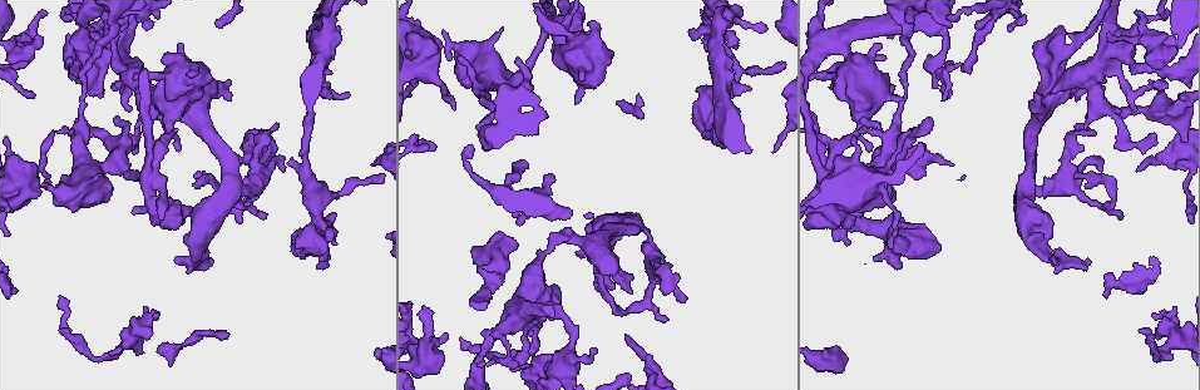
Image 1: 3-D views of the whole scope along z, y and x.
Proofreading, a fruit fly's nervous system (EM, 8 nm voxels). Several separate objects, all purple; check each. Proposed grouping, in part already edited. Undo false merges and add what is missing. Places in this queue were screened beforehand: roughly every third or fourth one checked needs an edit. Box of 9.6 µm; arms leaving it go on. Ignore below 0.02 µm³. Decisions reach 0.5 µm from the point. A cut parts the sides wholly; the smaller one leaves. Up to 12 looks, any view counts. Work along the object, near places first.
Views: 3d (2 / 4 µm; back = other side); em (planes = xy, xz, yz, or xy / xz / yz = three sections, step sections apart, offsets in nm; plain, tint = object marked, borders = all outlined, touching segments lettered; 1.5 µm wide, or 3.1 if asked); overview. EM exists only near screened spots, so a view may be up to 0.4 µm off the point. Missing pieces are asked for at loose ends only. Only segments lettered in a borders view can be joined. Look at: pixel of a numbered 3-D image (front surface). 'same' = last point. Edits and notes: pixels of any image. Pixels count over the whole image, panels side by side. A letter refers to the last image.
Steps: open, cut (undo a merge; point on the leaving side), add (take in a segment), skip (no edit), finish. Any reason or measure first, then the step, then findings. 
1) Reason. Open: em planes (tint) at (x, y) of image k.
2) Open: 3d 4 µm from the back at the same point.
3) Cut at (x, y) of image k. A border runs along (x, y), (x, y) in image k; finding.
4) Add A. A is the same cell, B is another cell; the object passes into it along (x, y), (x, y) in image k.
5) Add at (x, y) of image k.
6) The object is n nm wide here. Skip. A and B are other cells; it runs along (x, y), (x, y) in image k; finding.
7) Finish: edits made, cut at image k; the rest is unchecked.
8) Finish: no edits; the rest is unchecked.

Calibre changes. Open: 3d 4 µm at (612, 265) of image 1.

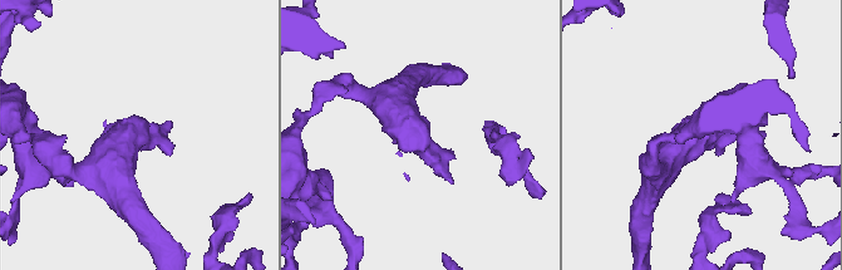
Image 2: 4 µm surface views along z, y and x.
Open: em planes (tint) at (416, 136) of image 2.

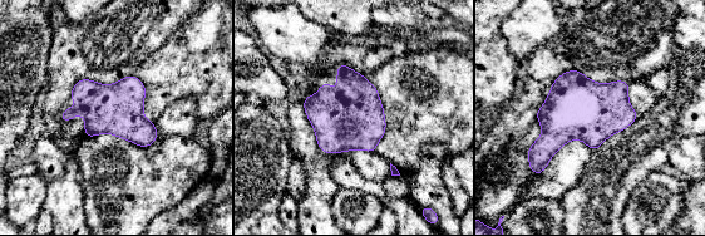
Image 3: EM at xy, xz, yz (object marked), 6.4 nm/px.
See the neighbours. Open: em planes (borders) at the same point.

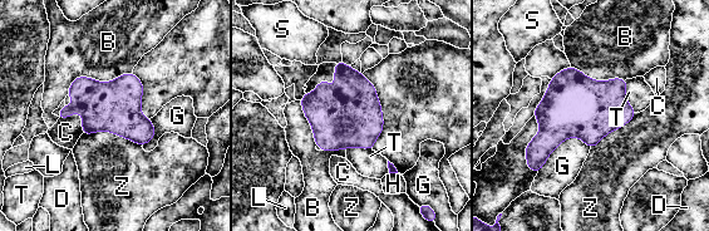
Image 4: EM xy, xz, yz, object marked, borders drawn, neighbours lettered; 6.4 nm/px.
Skip. B, C, D, G, H, L, S, T and Z are other cells; a border runs along (82, 133), (109, 131), (142, 145) in image 4; all the same neuron.

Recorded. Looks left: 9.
Free end. Open: em planes (borders) at (664, 317) of image 1.

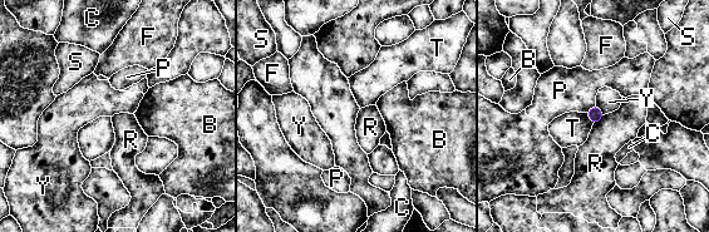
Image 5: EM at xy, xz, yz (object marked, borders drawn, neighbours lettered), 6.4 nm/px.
The longest contact is with R, 100 nm. Skip. B, C, F, P, R, S, T and Y are other cells; a border runs along (585, 113), (592, 124) in image 5; no lettered segment goes on from it.

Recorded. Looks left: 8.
Free end. Open: em planes (borders) at (693, 31) of image 1.

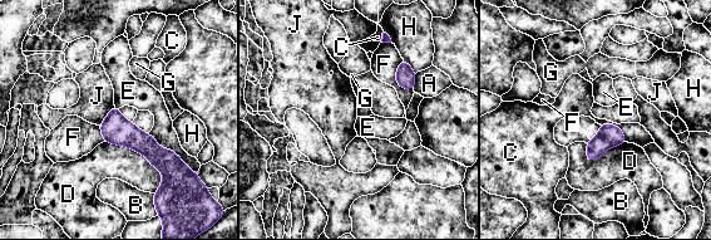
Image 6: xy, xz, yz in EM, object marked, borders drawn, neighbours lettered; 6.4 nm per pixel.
The longest contact is with D, 480 nm. Skip. A, B, C, D, E, F, G, H and J are other cells; a border runs along (600, 125), (600, 131), (591, 140) in image 6; none of them fits.

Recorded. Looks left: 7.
A fork. Open: em xz step 8 (borders) at (230, 186) of image 1.

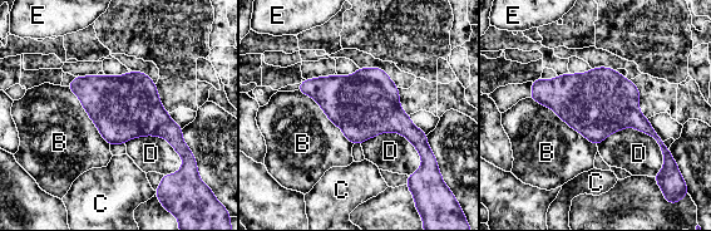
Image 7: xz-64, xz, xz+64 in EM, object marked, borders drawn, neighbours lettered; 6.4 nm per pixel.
The object is 400 nm wide here; the longest contact is with B, 550 nm. Skip. B, C, D and E are other cells; all the same neuron.

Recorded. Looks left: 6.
Free end. Open: 3d 4 µm at (326, 266) of image 1.

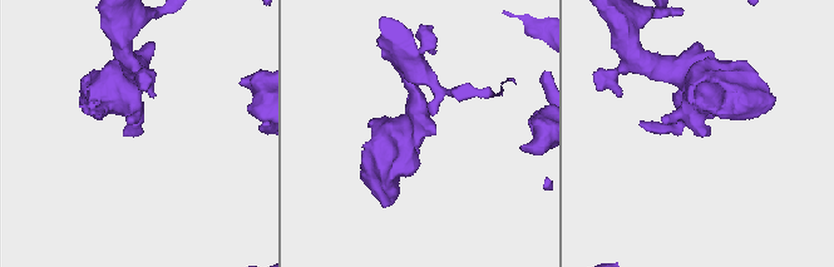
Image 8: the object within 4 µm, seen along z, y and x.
Shape alone is not enough. Open: em planes (plain) at (710, 132) of image 8.

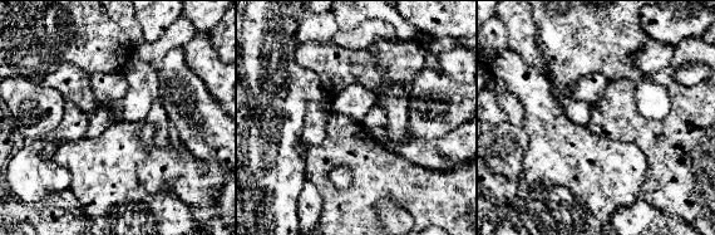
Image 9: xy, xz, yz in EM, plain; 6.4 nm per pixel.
Open: em planes (borders) at the same point.

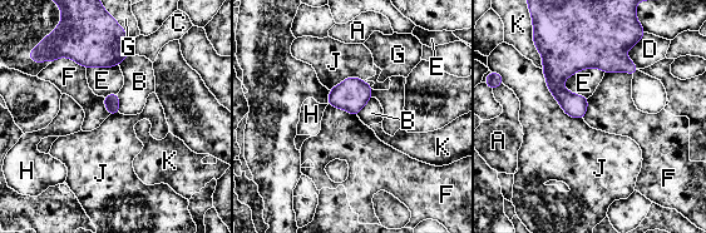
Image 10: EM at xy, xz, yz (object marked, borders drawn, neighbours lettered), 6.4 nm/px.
Skip. A, B, C, D, E, F, G, H, J and K are other cells; a border runs along (52, 62), (68, 56), (85, 68) in image 10; no lettered segment goes on from it.

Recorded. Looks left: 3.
Finish: no edits; the rest is unchecked.

